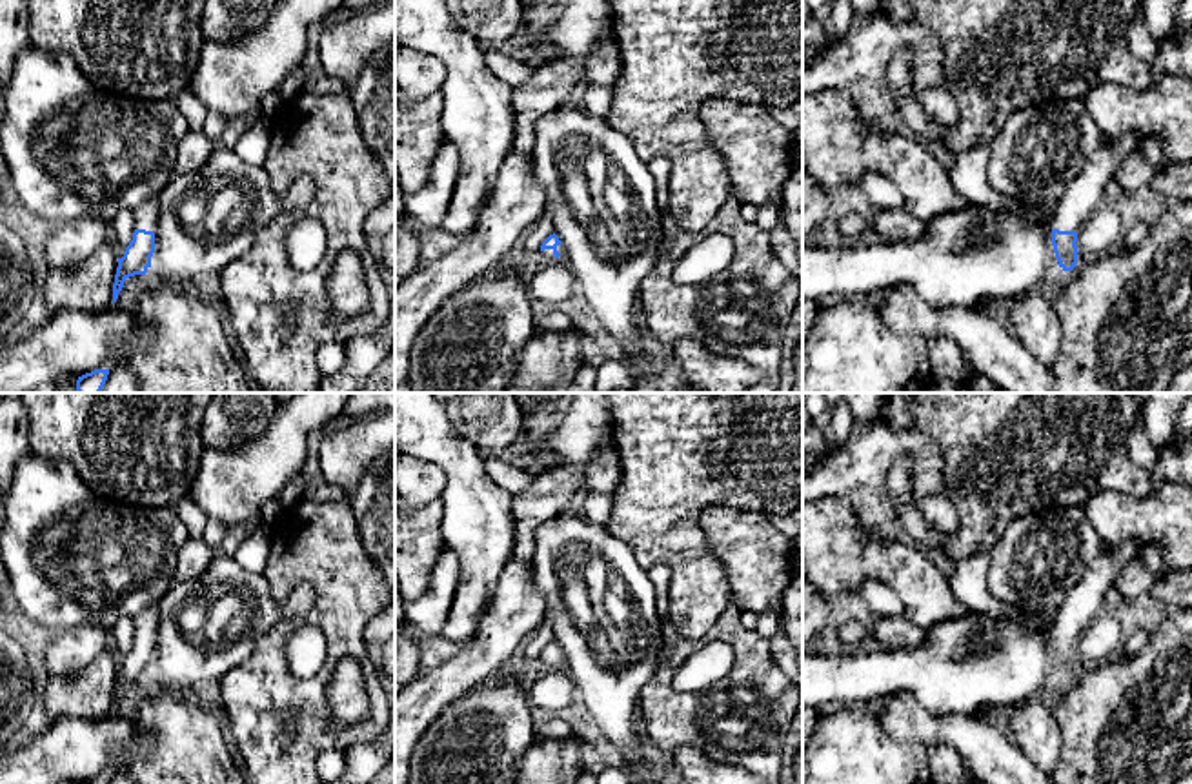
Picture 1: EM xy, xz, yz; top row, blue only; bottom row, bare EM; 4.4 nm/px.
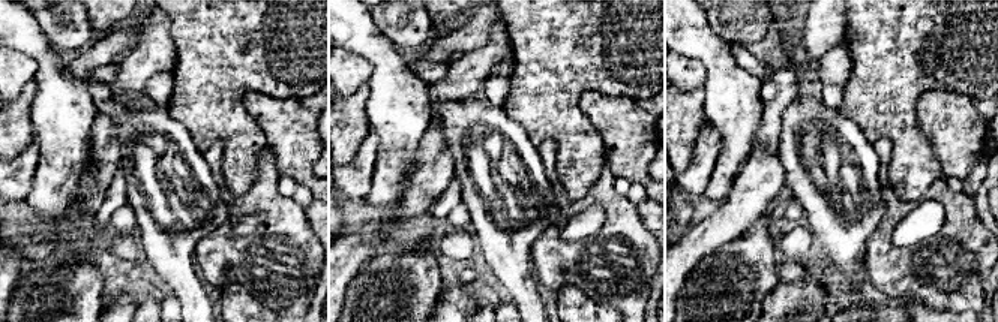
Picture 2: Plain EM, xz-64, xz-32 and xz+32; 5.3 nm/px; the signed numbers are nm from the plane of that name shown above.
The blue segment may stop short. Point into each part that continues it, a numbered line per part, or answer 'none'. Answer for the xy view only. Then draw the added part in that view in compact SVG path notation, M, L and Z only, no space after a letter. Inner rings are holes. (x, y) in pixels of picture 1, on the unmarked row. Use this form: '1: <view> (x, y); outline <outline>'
1: xy (146, 623); outline M158 602L147 606L144 611L133 617L135 637L157 638L160 609Z

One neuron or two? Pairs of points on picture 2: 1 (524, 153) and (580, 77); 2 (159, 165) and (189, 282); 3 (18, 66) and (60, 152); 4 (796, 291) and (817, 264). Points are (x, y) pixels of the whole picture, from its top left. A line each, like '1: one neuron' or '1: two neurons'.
1: two neurons
2: one neuron
3: two neurons
4: one neuron

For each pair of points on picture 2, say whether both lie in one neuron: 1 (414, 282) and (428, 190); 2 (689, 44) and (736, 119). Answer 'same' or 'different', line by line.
1: different
2: same

